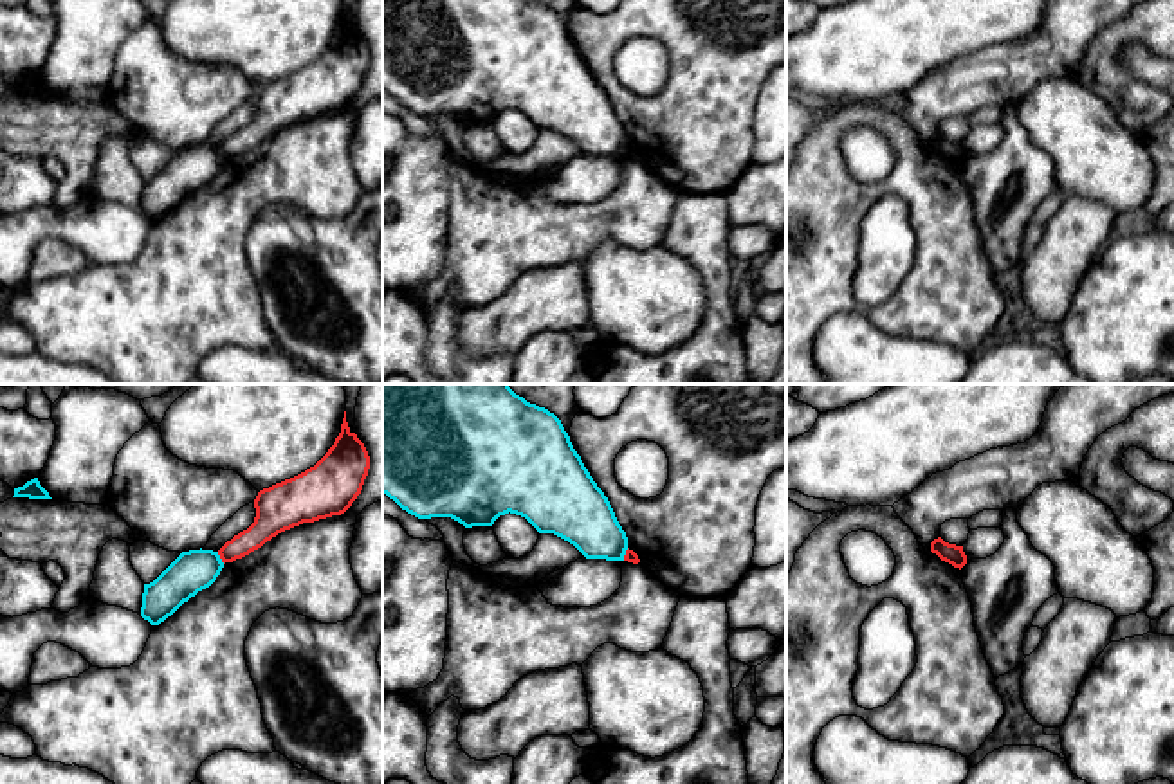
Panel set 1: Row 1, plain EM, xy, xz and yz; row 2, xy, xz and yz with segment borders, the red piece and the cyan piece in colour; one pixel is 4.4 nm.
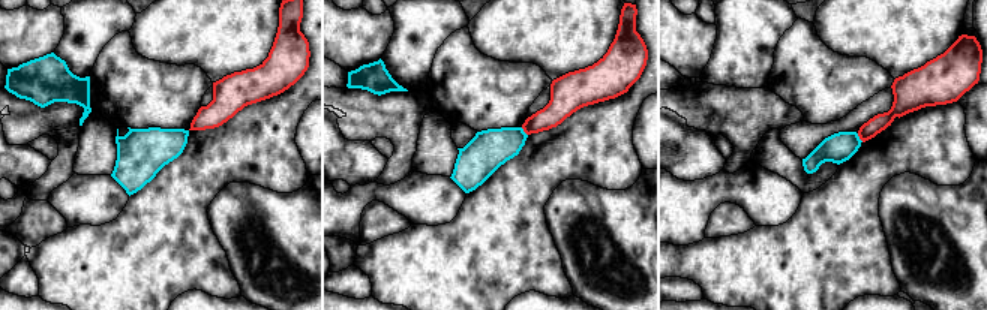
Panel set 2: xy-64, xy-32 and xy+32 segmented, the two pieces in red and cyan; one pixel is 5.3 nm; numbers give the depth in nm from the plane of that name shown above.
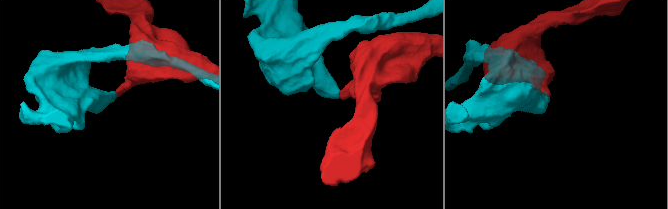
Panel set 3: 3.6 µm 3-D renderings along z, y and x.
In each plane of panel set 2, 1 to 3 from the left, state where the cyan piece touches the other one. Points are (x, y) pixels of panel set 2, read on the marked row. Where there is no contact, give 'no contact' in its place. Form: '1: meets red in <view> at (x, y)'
1: no contact
2: meets red in xy-32 at (524, 131)
3: meets red in xy+32 at (860, 138)

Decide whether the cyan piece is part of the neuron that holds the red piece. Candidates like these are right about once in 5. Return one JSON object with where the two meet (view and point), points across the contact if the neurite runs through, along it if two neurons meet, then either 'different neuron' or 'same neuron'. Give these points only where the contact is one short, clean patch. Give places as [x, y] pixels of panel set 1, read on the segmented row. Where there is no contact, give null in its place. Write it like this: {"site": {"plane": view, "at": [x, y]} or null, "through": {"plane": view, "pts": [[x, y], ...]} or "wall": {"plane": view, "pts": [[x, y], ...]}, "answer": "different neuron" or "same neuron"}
{"site": {"plane": "xy", "at": [220, 557]}, "wall": {"plane": "xy", "pts": [[217, 552], [224, 563]]}, "answer": "different neuron"}

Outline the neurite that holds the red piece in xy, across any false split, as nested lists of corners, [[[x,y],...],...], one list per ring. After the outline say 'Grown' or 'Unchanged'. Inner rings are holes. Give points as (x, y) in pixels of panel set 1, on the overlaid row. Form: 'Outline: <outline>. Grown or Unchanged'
Outline: [[[344,411],[339,436],[314,467],[258,492],[254,523],[218,550],[222,562],[242,559],[303,523],[344,514],[361,494],[368,469],[368,451],[350,431]]]. Unchanged

